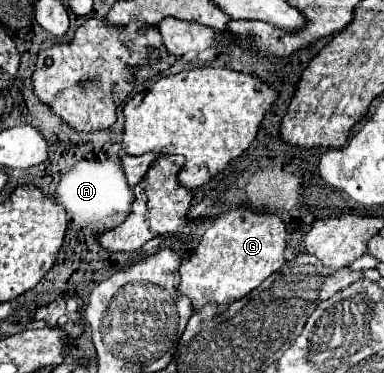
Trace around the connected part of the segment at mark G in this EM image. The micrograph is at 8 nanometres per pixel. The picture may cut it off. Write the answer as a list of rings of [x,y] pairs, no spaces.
[[[232,207],[222,213],[200,237],[198,245],[190,253],[190,257],[180,265],[180,293],[188,295],[194,311],[198,311],[204,303],[216,301],[220,311],[224,311],[232,301],[242,299],[252,289],[256,289],[268,275],[278,271],[284,265],[284,247],[286,247],[286,223],[280,215],[270,211],[252,211],[248,207]]]

